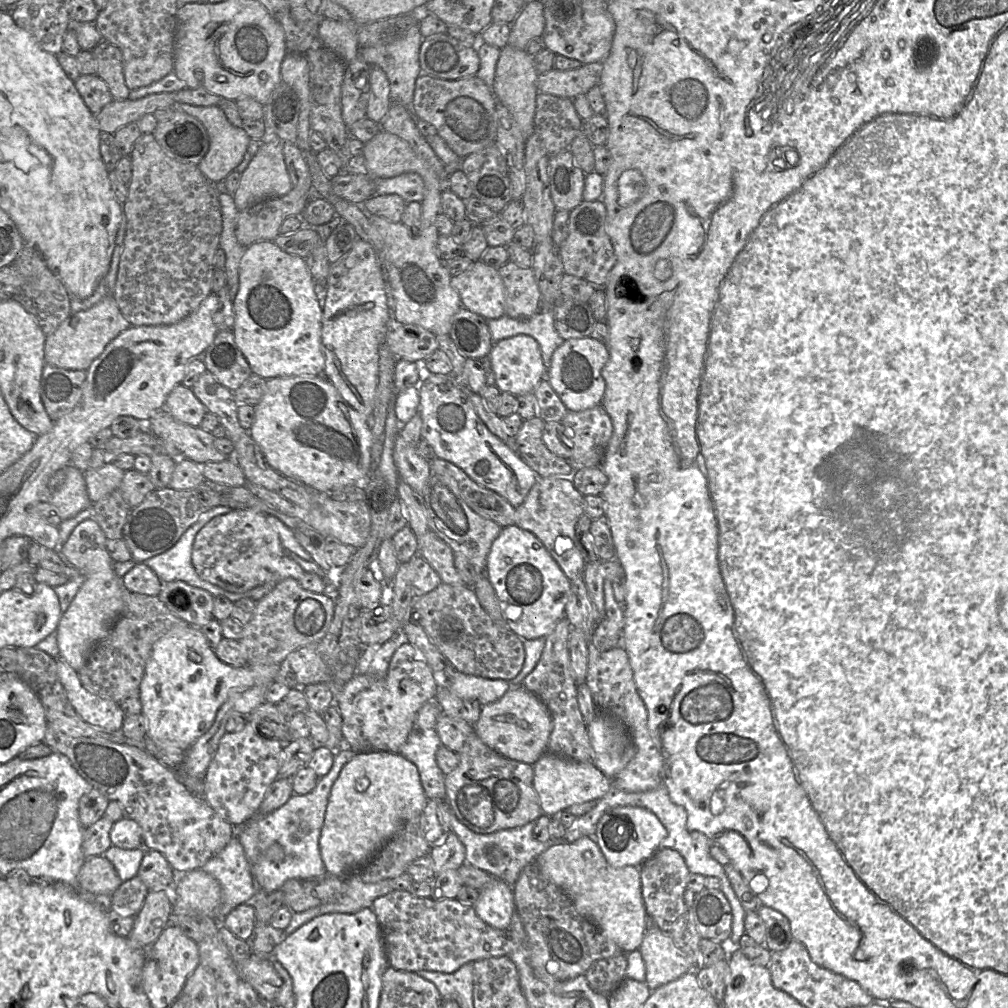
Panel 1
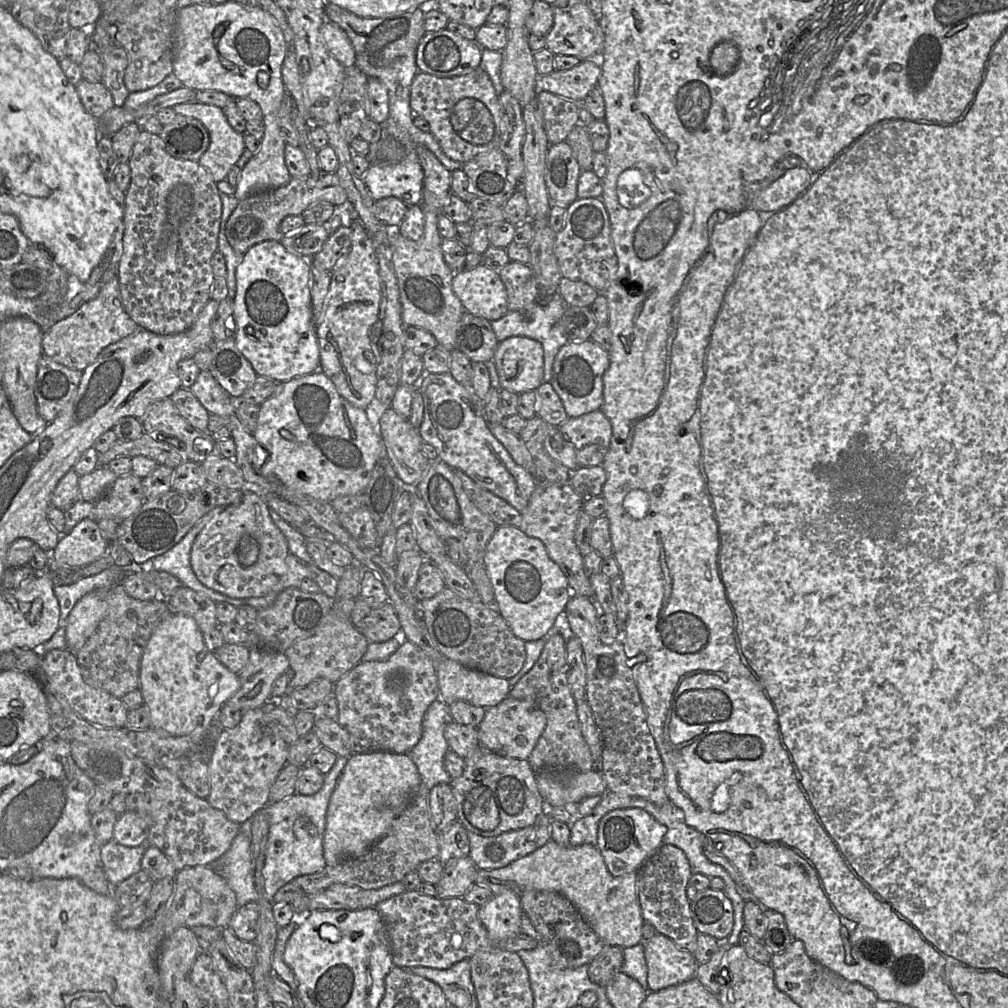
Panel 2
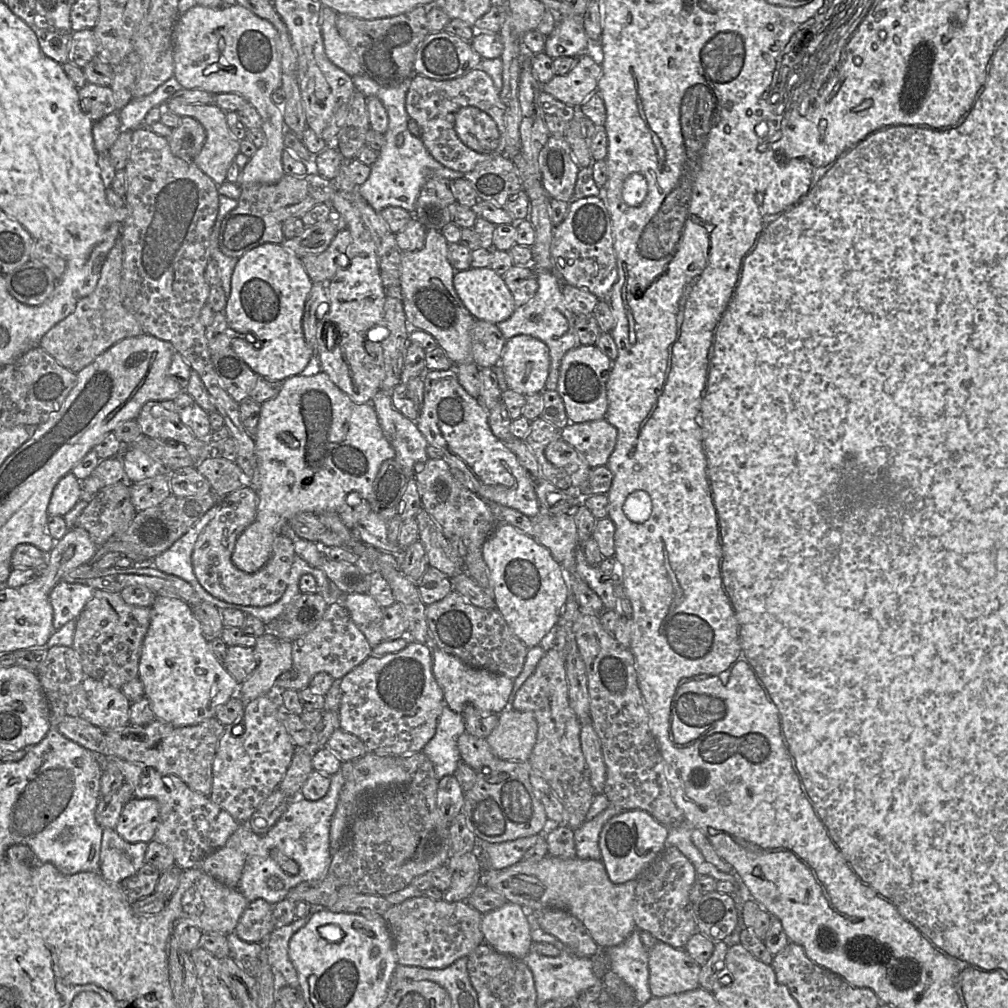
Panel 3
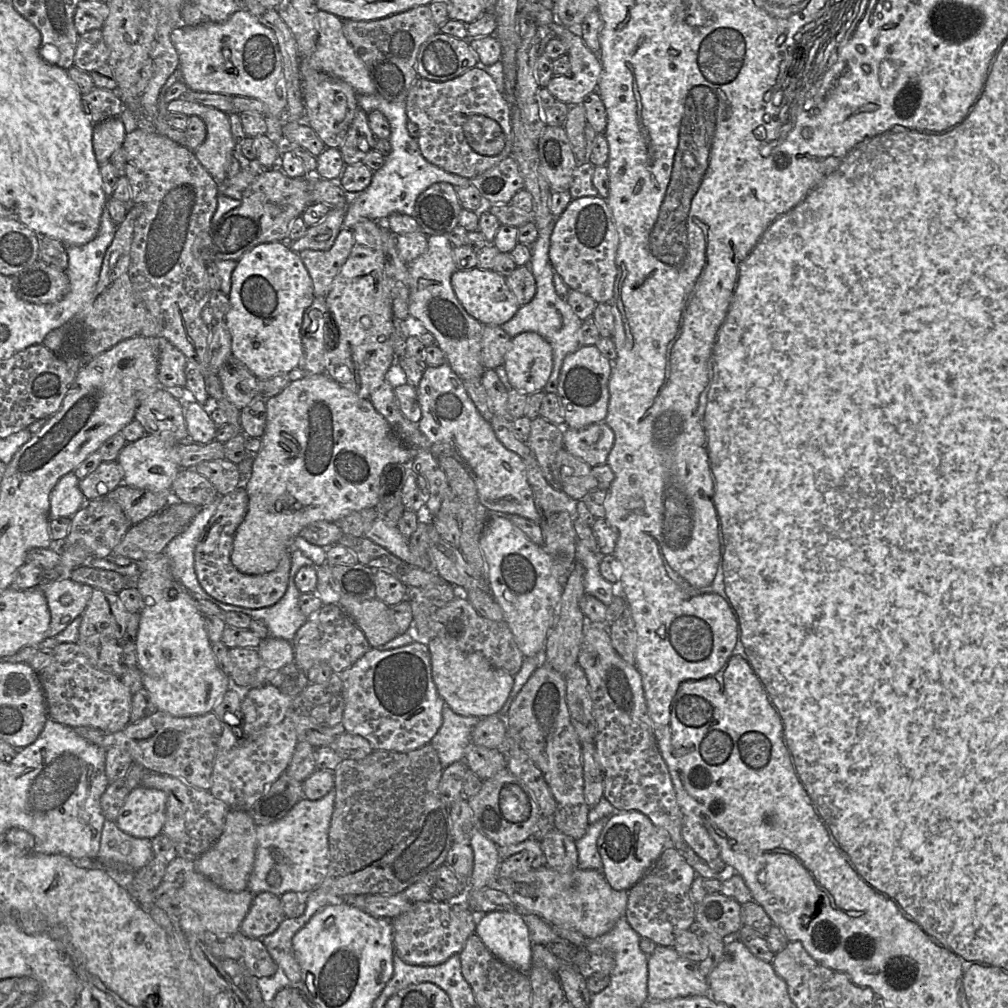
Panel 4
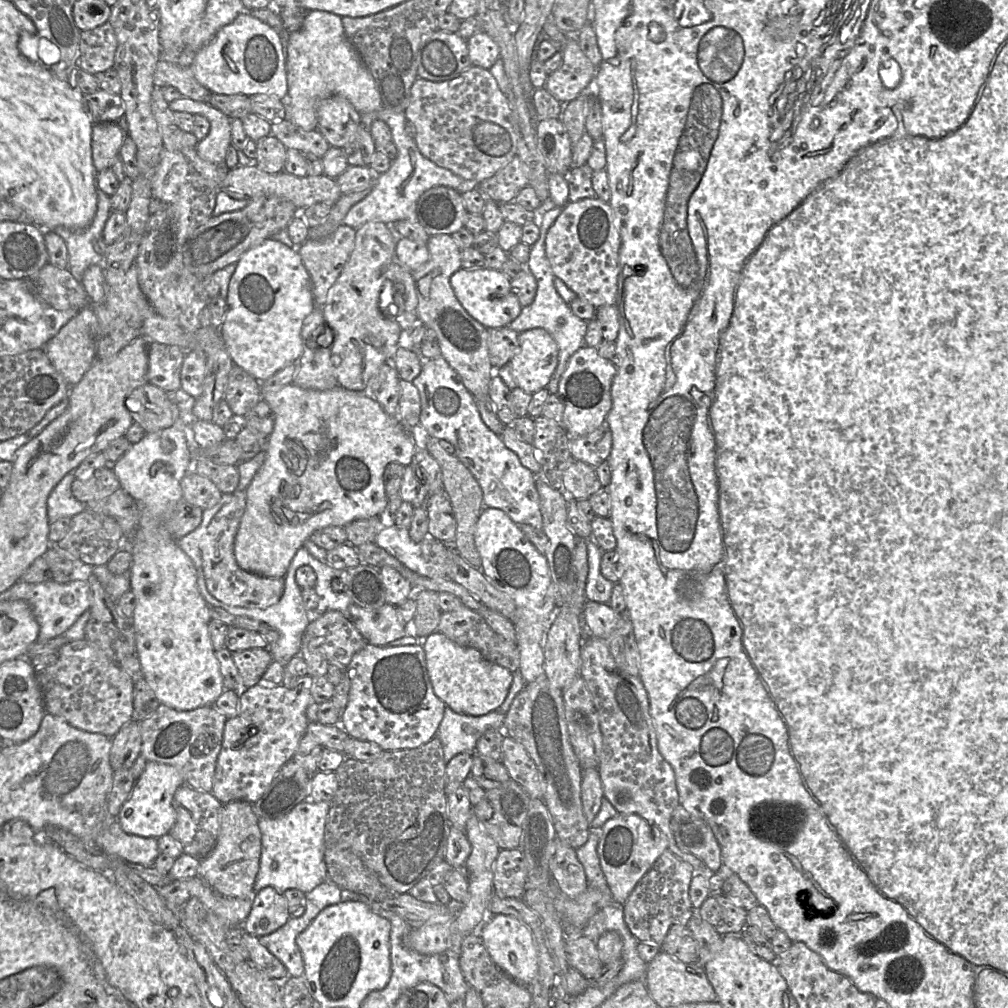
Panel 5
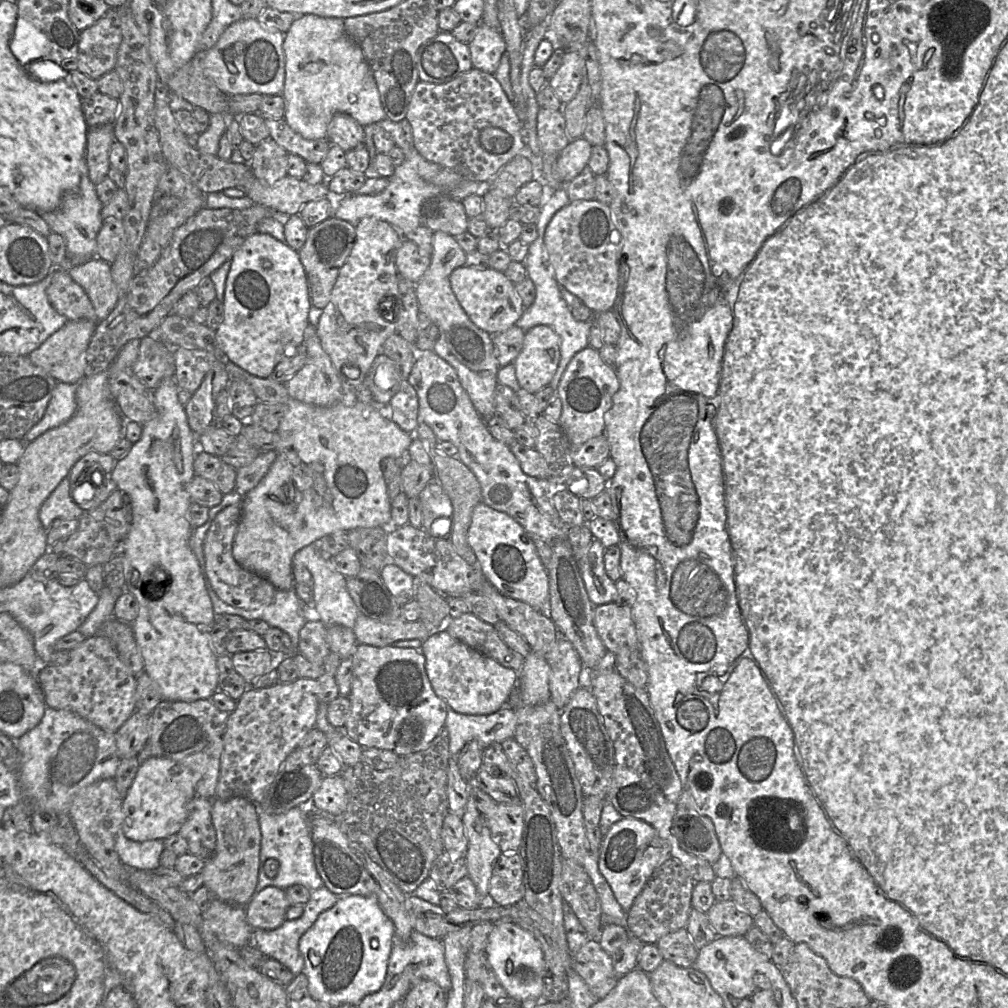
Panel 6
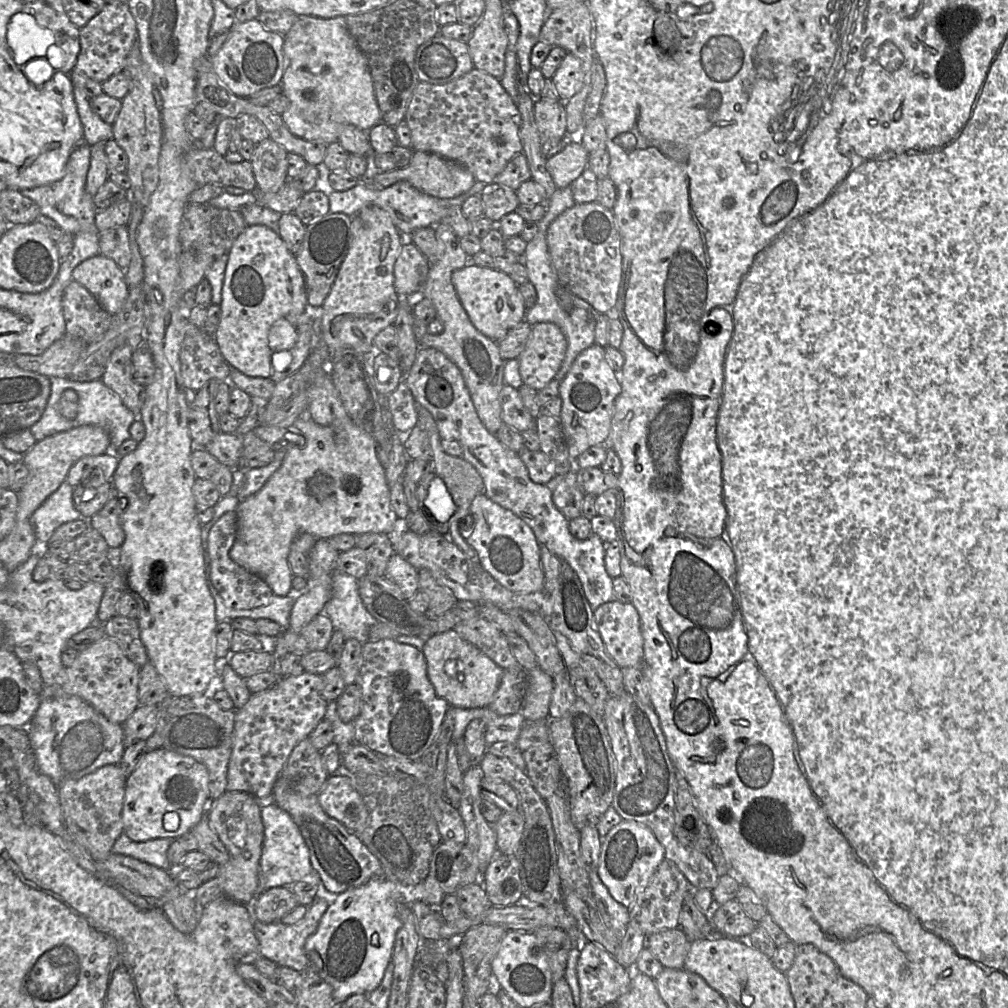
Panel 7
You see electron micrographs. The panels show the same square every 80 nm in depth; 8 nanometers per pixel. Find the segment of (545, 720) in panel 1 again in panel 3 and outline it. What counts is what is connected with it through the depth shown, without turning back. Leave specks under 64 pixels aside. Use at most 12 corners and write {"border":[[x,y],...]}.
{"border":[[508,708],[486,741],[500,759],[528,761],[538,724]]}

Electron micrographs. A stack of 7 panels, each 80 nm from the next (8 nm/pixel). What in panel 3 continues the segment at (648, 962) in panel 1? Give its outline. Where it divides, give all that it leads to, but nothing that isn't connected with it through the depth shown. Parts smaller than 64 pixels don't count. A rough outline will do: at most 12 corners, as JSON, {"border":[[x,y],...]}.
{"border":[[682,948],[649,950],[649,988],[665,997],[700,986],[701,966]]}

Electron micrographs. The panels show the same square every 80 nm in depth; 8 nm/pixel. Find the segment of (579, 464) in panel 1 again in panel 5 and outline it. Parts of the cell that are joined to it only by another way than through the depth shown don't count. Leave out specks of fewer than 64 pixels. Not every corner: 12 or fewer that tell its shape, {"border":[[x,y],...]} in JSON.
{"border":[[606,424],[570,439],[572,457],[594,468],[607,461]]}

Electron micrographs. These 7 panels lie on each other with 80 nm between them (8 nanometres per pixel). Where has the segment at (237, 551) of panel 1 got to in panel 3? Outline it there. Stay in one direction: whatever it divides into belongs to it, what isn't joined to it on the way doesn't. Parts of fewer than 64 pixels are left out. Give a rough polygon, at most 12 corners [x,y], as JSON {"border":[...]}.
{"border":[[249,484],[226,495],[202,530],[192,566],[209,594],[268,606],[282,597],[296,553],[283,534],[268,562],[232,562],[255,520]]}

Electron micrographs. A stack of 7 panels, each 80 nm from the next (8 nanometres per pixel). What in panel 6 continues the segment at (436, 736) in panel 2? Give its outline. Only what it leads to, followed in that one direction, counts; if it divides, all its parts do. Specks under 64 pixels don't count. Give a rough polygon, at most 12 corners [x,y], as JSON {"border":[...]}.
{"border":[[516,708],[489,714],[447,709],[449,752],[470,741],[484,749],[514,738]]}

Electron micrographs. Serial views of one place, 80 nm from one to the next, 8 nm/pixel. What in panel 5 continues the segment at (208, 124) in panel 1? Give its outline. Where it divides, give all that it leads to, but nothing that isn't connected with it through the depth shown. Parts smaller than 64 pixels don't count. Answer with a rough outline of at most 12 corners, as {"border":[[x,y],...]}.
{"border":[[187,97],[168,106],[173,112],[206,117],[210,129],[195,150],[224,165],[231,146],[230,118],[208,103]]}

